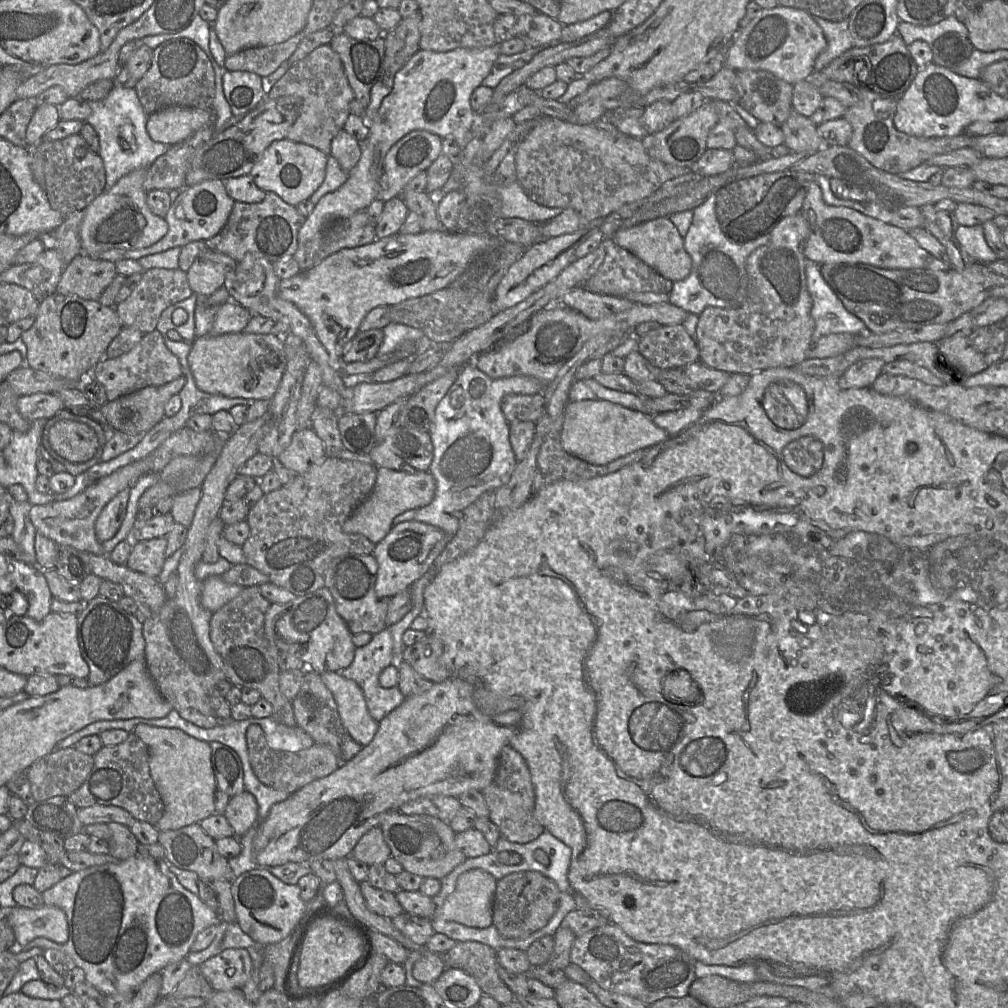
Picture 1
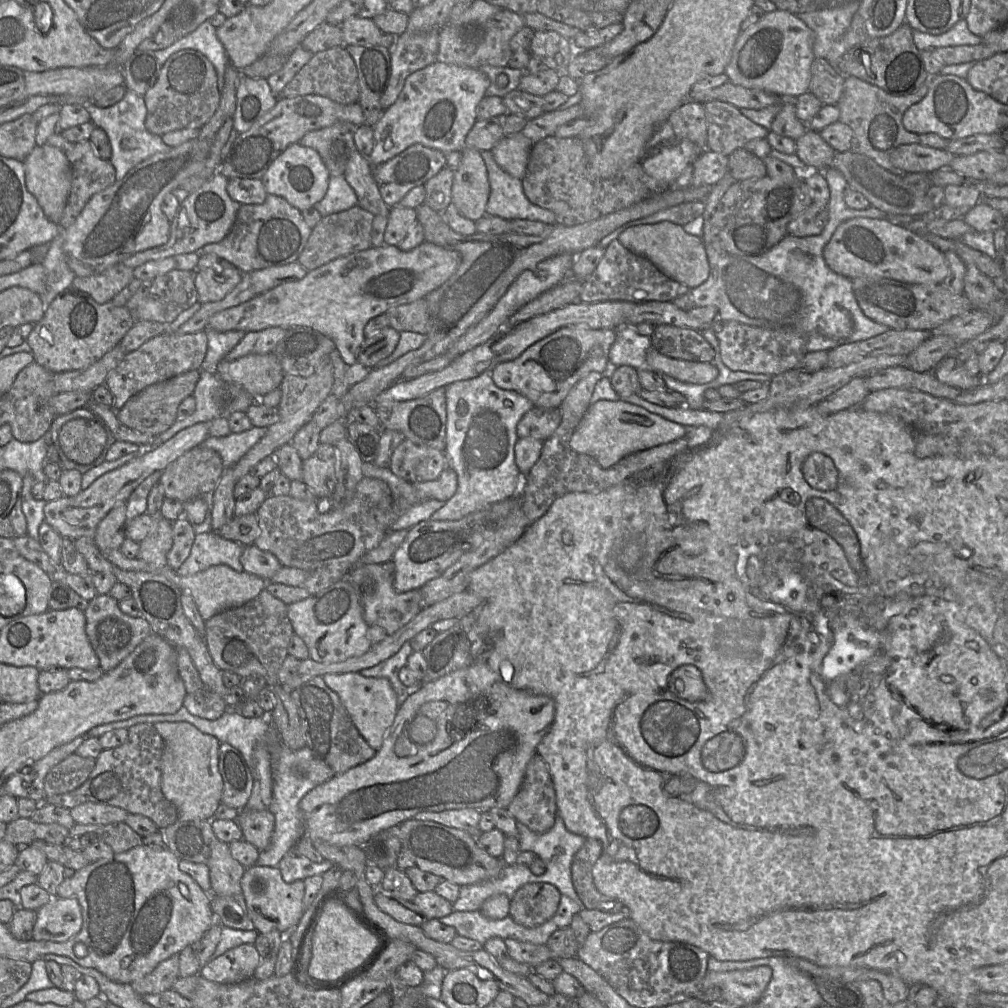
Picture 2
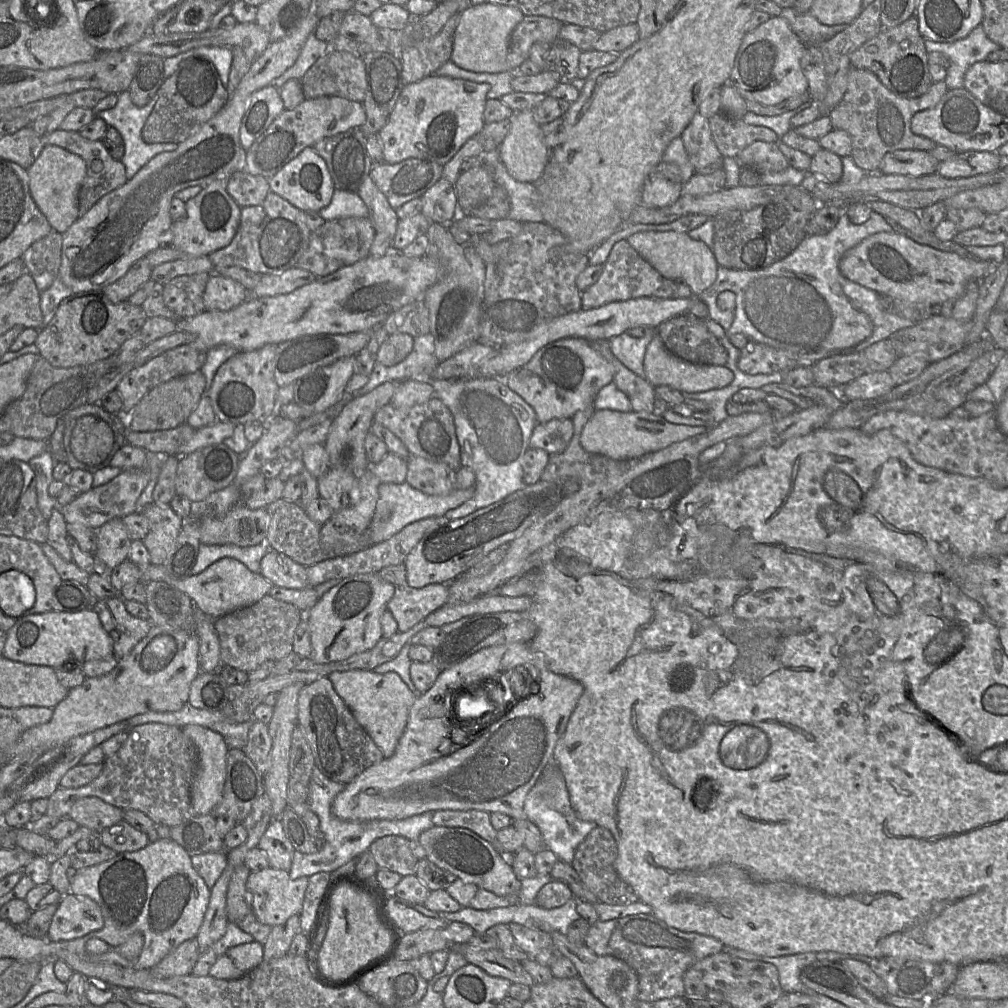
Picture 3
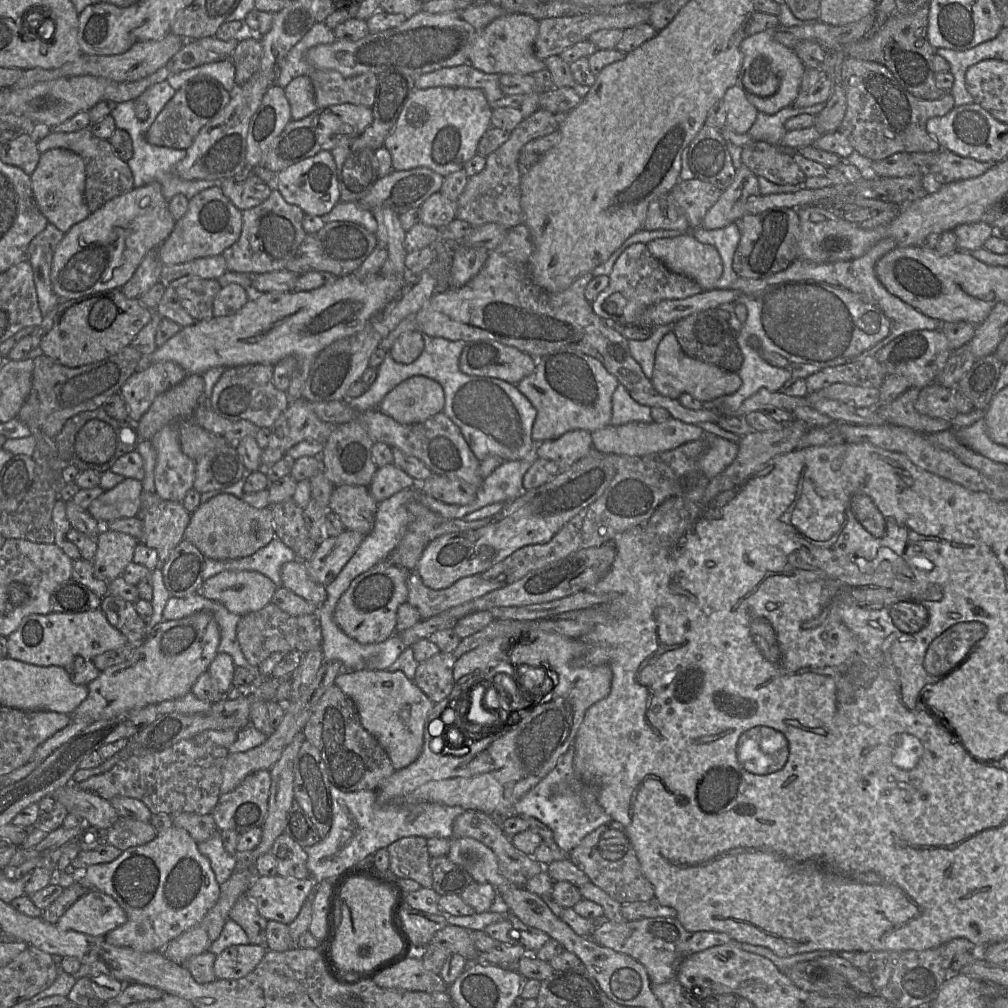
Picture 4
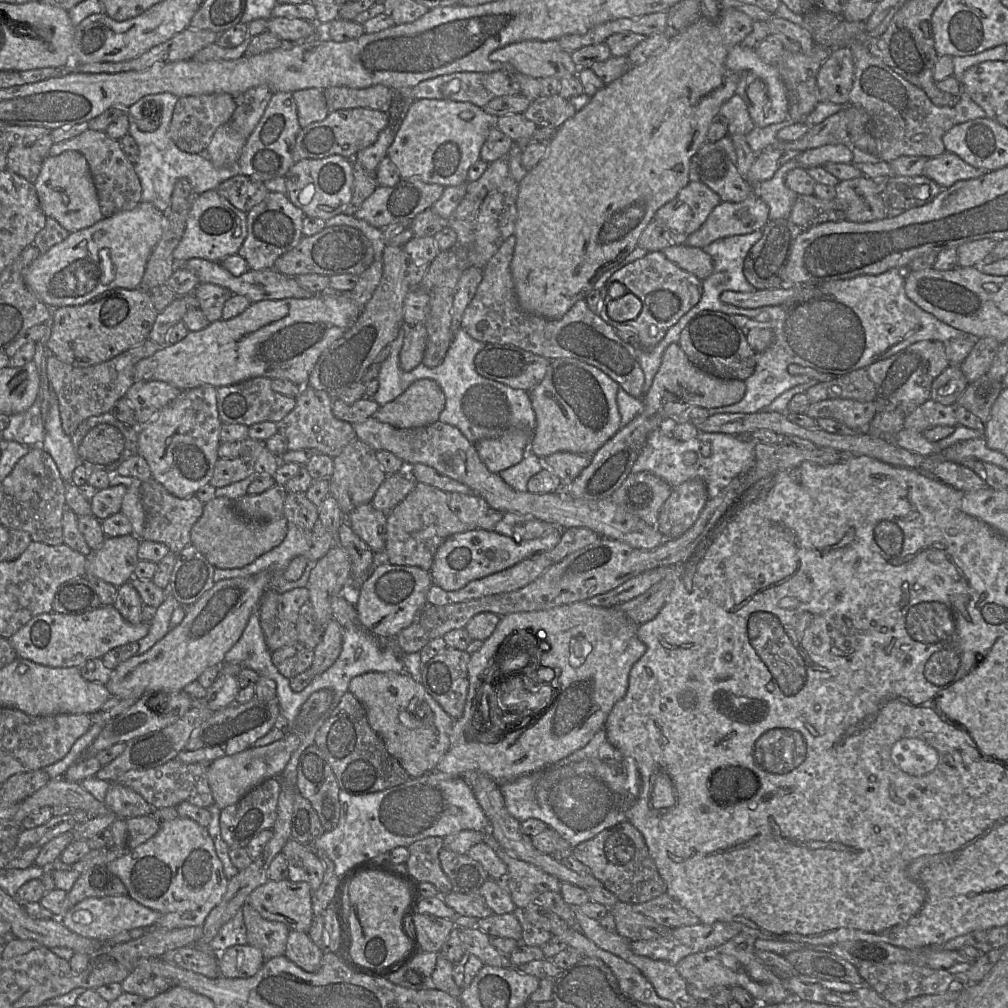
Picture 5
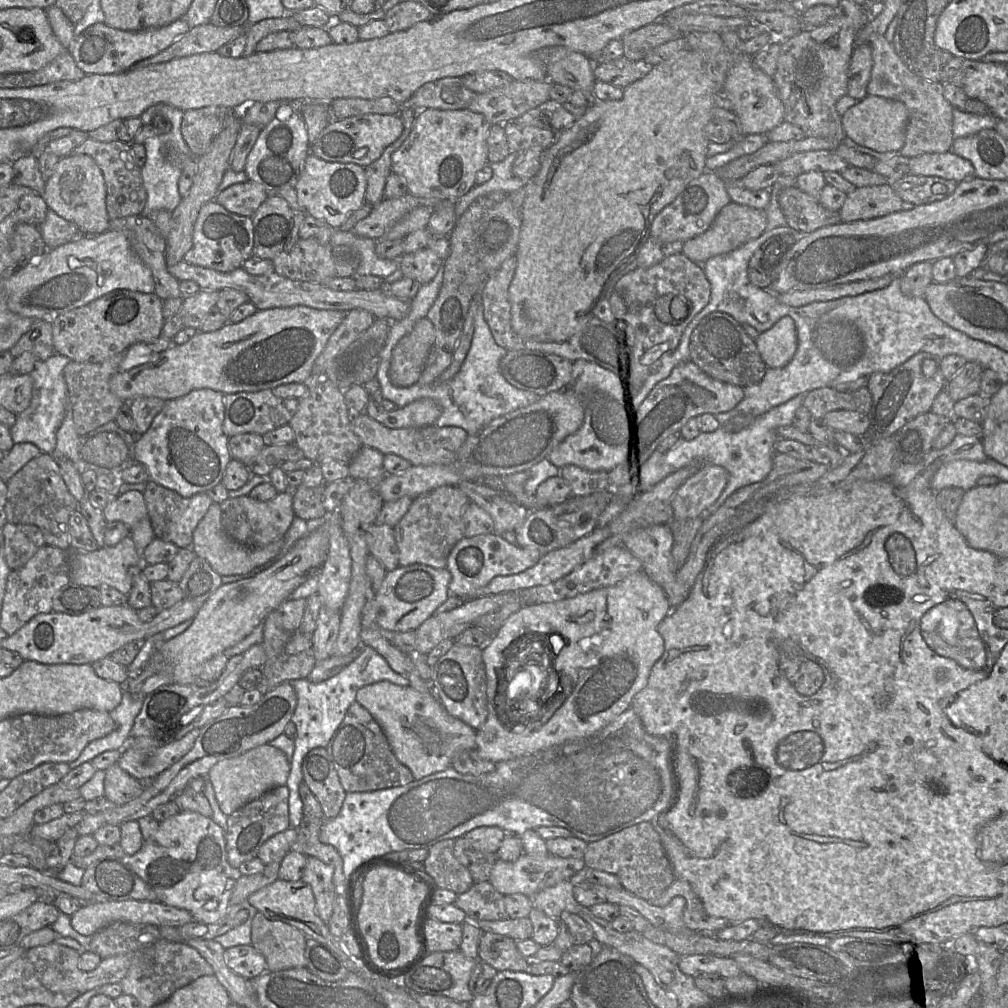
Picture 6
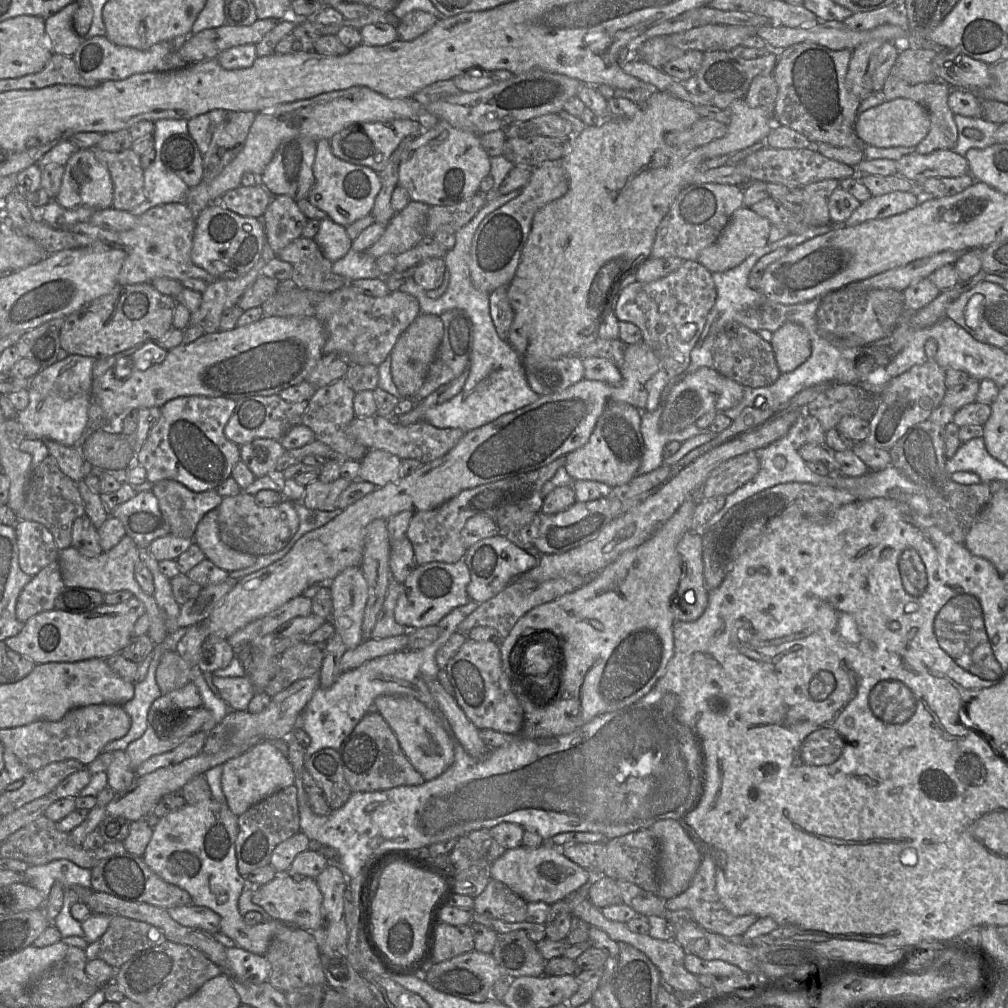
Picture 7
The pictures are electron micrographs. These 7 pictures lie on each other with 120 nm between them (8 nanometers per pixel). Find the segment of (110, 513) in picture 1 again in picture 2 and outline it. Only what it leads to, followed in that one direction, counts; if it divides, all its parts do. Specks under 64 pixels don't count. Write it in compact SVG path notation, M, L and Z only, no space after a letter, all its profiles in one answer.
M119 503L98 524L94 541L103 555L119 550L125 540L126 511L127 503Z

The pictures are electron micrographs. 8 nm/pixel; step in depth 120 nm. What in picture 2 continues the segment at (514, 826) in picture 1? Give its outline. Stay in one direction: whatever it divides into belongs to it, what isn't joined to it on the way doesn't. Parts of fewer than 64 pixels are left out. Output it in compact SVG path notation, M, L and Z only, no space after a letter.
M536 754L528 763L523 783L508 812L535 833L545 833L555 824L556 794L547 763Z

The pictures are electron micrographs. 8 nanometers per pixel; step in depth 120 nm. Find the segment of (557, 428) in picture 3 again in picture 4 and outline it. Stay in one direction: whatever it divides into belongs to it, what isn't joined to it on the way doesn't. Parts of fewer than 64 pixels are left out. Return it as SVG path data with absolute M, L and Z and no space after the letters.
M577 429L568 431L556 439L536 444L534 452L537 458L554 461L559 471L565 471L587 456L591 446L591 433Z

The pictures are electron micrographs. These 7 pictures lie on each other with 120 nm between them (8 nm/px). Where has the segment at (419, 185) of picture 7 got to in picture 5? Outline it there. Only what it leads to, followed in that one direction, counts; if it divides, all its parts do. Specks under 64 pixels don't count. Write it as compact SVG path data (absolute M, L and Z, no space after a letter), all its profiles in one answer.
M418 99L410 106L387 155L401 178L415 178L443 187L468 182L469 168L480 159L481 147L495 117L471 102Z

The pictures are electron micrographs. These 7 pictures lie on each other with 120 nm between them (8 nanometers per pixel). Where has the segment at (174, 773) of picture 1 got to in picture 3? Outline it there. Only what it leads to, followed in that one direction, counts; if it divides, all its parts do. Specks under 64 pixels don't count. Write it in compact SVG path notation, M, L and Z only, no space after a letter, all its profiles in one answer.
M188 724L181 727L182 732L194 743L197 749L197 763L191 783L191 804L196 816L213 815L213 810L222 800L229 751L222 735L206 727Z

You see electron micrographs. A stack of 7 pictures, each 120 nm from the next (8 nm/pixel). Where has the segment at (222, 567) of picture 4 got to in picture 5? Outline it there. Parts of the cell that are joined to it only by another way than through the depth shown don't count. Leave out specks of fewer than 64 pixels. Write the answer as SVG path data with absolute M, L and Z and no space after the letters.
M288 523L288 533L279 546L261 555L243 568L215 568L214 582L232 578L243 578L262 571L270 571L272 573L272 580L269 583L269 589L274 589L279 594L294 588L306 587L312 565L309 565L303 575L296 581L285 580L284 572L293 559L304 556L307 553L310 547L310 540L311 531L303 530L295 524Z

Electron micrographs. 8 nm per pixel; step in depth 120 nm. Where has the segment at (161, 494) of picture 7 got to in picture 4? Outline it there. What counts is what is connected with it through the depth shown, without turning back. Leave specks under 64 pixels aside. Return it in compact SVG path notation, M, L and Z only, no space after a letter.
M142 491L138 517L143 522L143 531L138 540L158 552L157 566L163 566L171 551L184 539L191 515L181 502L164 500L156 492Z

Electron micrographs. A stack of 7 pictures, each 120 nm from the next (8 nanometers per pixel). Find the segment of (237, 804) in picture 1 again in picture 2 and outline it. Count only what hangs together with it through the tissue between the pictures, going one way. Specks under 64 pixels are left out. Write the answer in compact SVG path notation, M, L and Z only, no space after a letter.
M267 809L261 811L239 811L236 822L243 833L243 840L254 845L259 851L267 849L275 827L275 817Z

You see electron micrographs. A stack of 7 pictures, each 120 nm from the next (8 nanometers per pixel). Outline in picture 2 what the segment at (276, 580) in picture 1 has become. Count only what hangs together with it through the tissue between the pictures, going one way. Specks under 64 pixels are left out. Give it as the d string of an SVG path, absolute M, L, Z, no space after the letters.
M364 476L352 499L341 508L333 508L330 499L317 502L268 495L256 515L261 533L253 545L275 555L283 567L309 571L311 577L301 587L314 595L344 579L362 555L381 543L394 524L395 501L386 482Z

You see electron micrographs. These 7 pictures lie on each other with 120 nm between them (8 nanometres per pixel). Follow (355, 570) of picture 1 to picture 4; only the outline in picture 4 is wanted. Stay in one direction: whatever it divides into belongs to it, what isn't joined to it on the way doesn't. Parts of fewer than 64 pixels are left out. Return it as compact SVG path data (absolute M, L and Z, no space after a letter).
M417 570L408 571L406 603L419 611L422 620L427 620L508 584L505 580L486 579L483 574L464 577L448 588L433 590L423 584Z

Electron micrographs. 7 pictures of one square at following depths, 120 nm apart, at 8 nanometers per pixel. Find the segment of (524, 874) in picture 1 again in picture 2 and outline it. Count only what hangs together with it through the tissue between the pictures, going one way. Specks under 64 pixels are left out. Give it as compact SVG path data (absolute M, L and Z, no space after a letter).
M527 883L510 899L509 916L525 927L540 926L554 916L561 895L551 883Z

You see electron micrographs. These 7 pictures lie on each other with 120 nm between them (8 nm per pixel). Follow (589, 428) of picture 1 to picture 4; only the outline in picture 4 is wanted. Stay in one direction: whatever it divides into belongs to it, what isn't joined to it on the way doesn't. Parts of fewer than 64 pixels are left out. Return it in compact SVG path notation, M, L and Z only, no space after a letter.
M669 418L663 422L630 422L619 426L609 424L601 429L593 431L591 433L591 438L594 448L602 453L645 456L675 449L684 443L698 440L702 438L703 435L705 435L704 430L697 427L695 424L687 424Z

